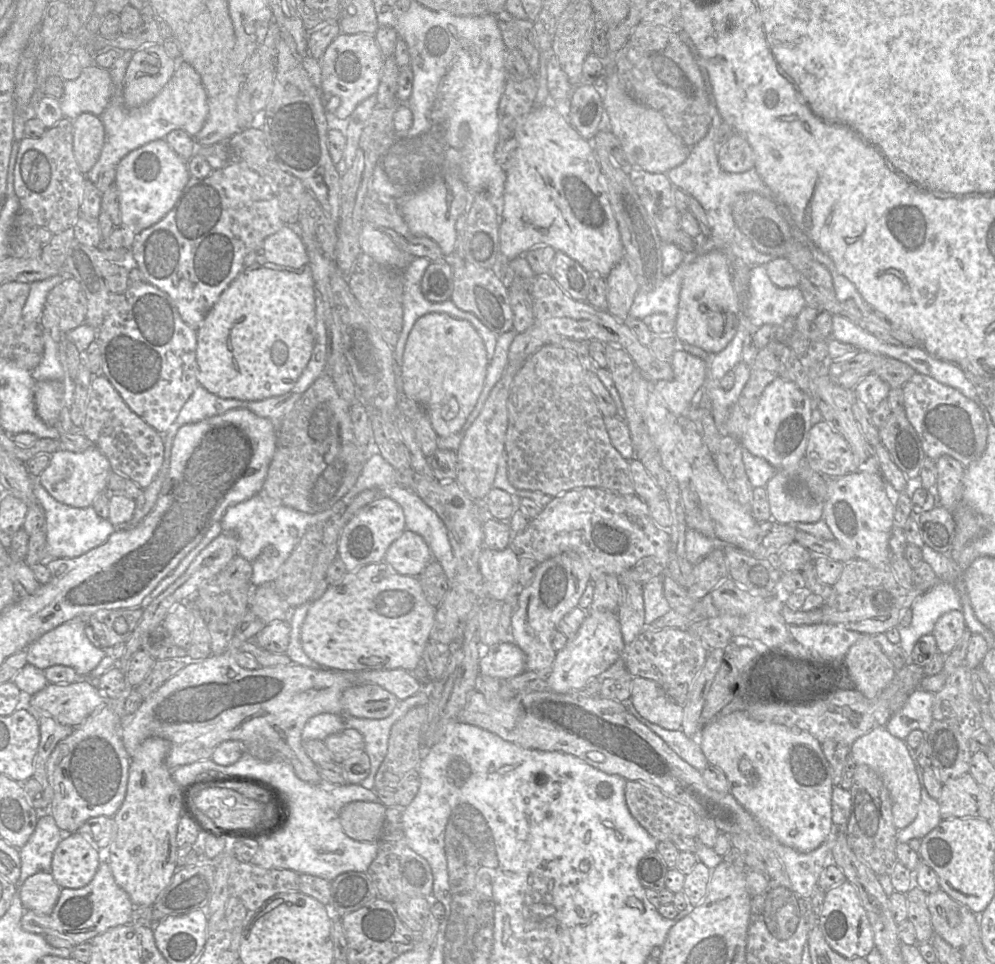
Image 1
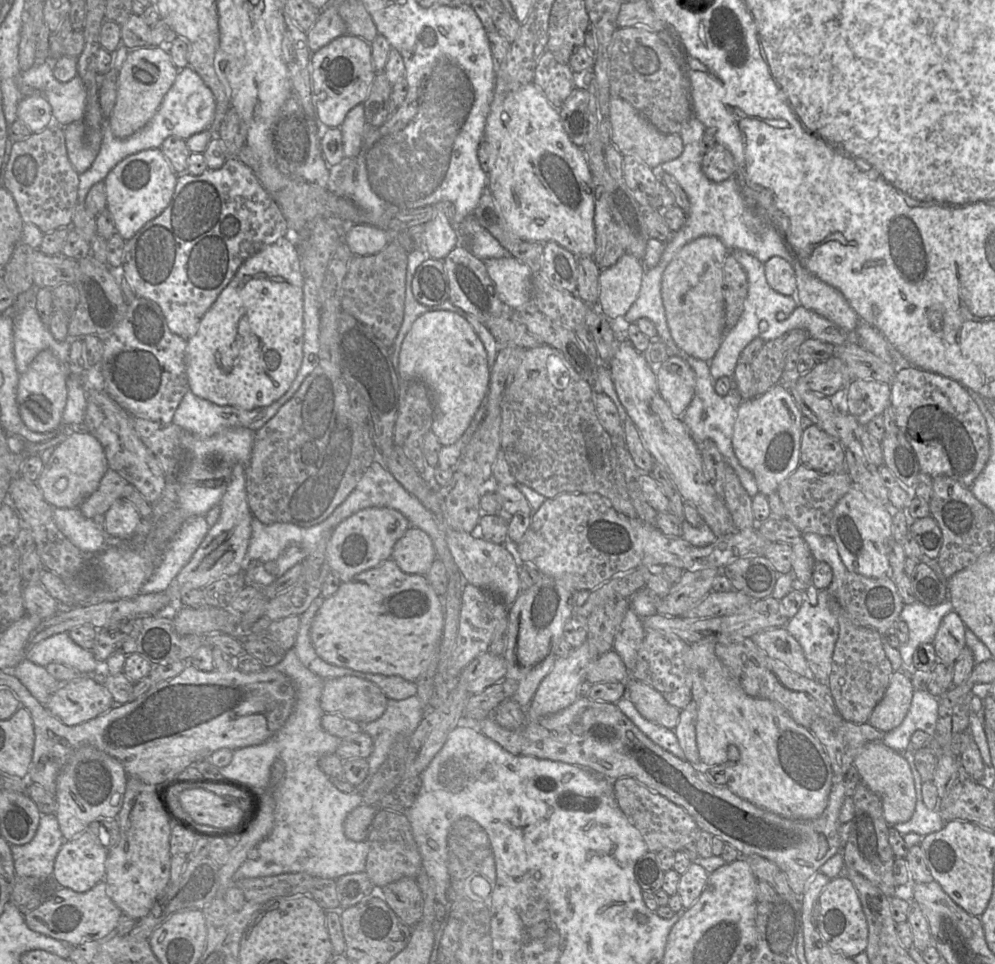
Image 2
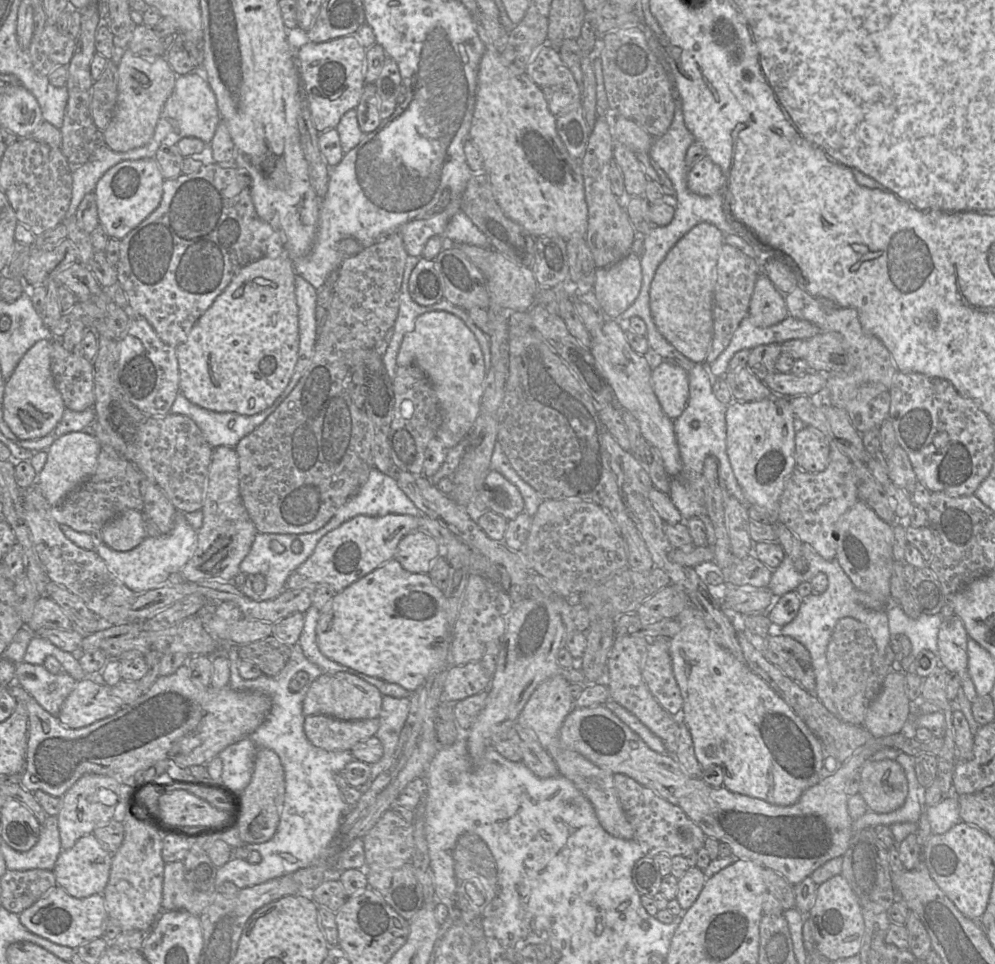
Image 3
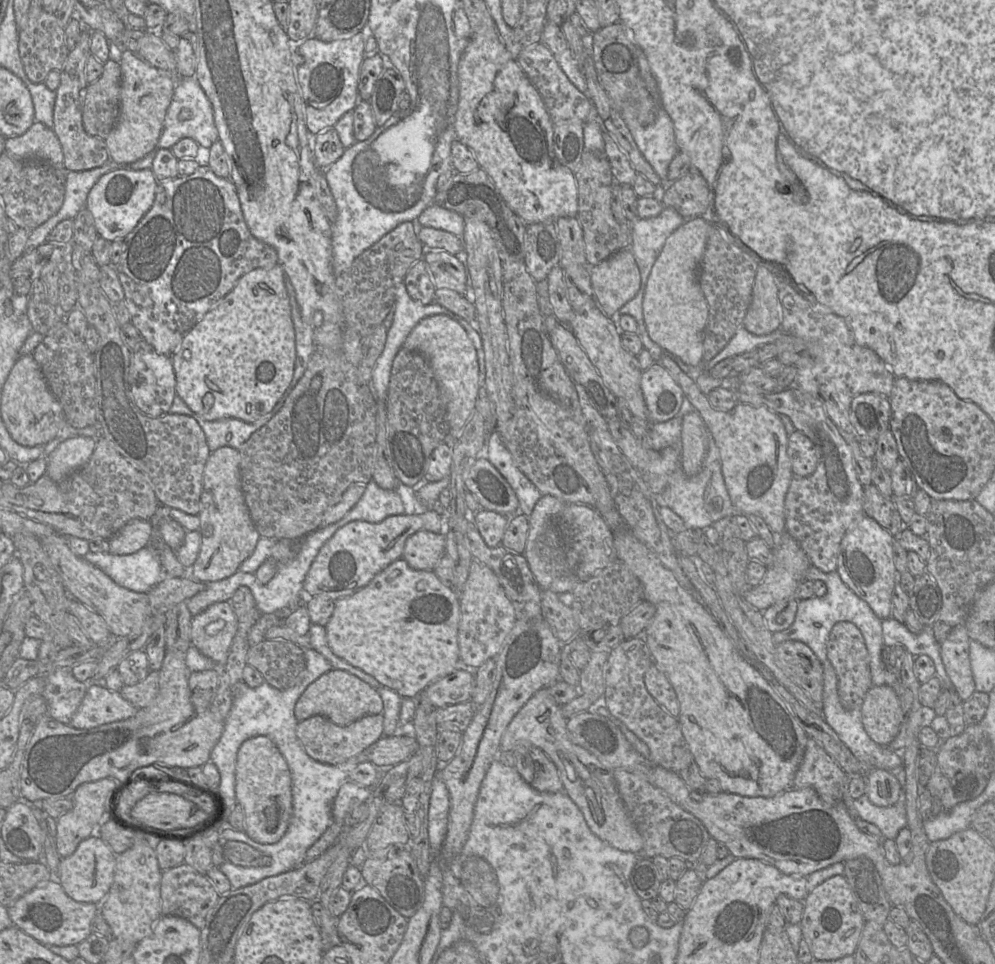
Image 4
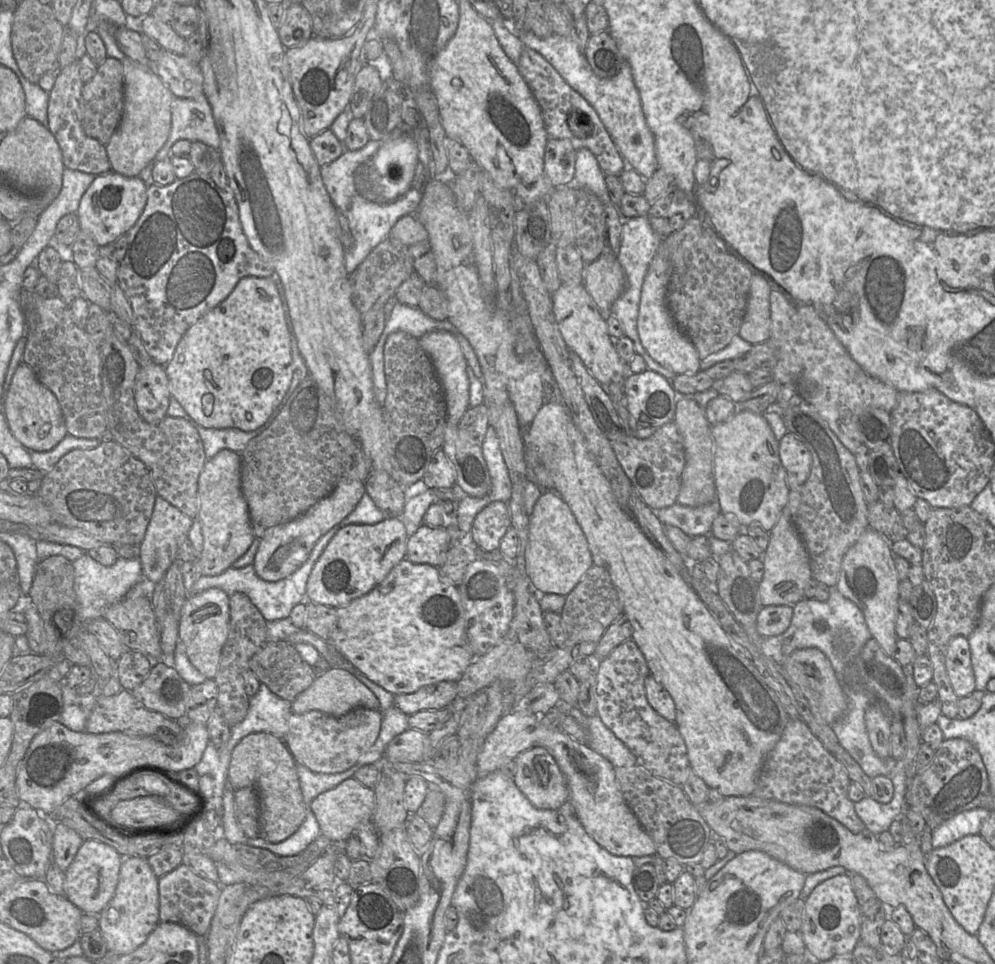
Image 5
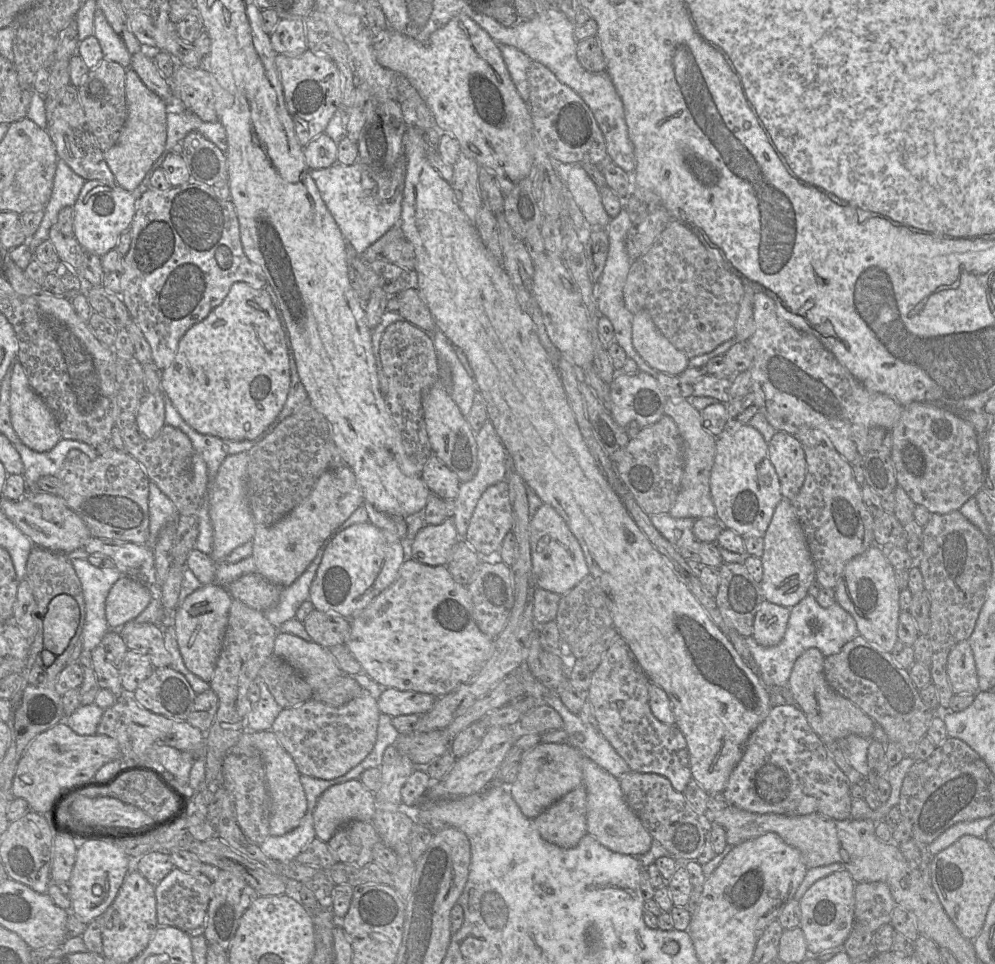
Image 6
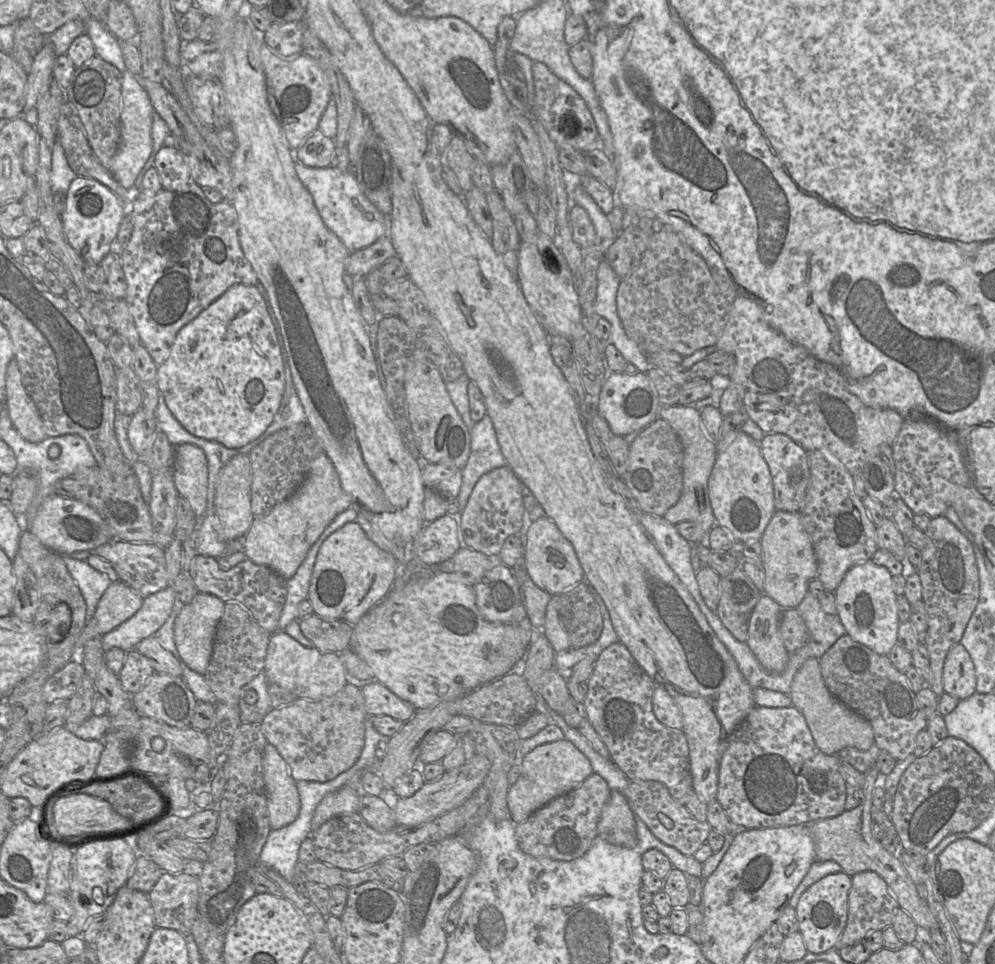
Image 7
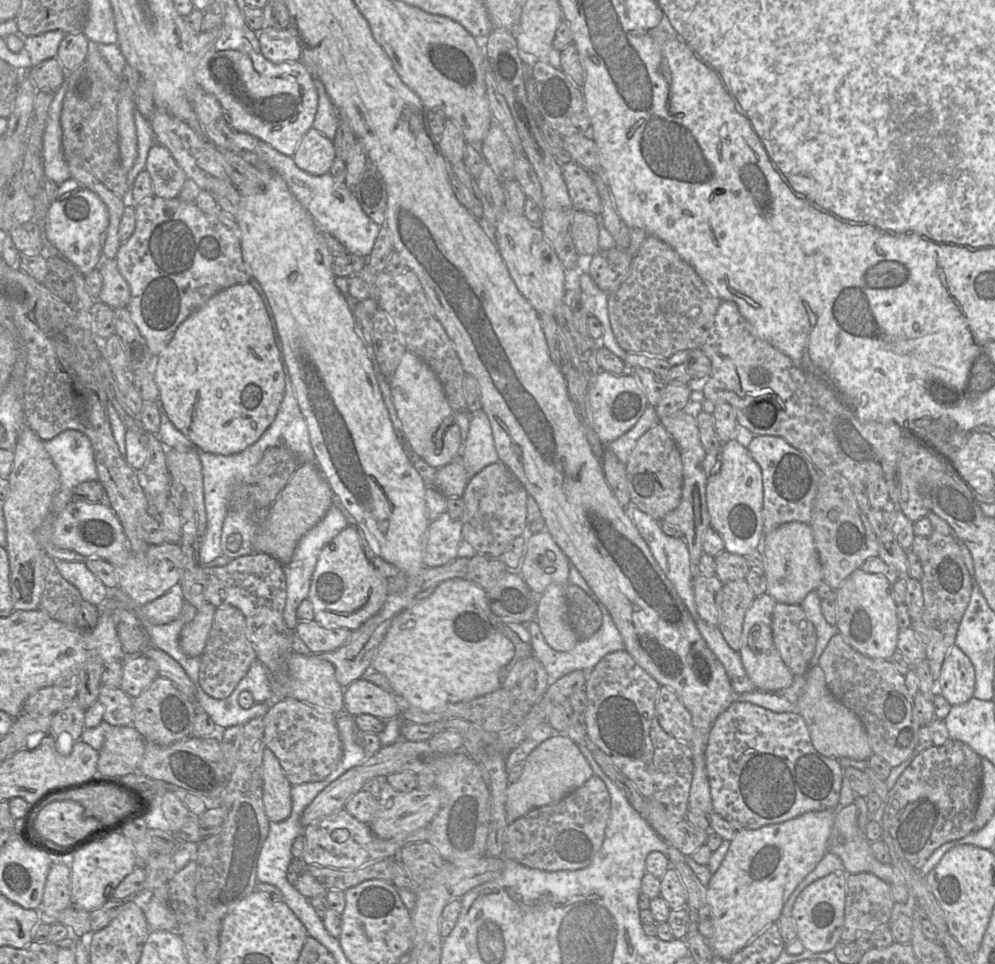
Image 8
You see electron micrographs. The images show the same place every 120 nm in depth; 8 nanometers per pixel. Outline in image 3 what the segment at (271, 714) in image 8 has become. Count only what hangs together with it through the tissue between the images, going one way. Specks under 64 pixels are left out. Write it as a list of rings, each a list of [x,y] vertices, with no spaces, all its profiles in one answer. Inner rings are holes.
[[[310,715],[304,720],[304,733],[310,743],[326,751],[349,751],[352,747],[375,736],[379,717],[343,721],[327,715]]]

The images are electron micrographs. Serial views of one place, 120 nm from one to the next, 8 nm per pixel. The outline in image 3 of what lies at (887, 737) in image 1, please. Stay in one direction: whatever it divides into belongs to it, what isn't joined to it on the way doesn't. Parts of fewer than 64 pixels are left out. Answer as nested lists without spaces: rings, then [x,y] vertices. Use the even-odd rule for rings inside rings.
[[[896,760],[866,761],[860,769],[859,793],[868,809],[886,814],[905,803],[908,780],[904,768]]]

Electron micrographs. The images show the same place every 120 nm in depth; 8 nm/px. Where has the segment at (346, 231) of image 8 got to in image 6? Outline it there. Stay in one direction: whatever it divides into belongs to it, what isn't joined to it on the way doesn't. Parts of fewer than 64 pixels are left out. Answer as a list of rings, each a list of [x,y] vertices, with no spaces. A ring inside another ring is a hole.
[[[406,159],[402,164],[383,171],[357,161],[351,165],[335,163],[327,168],[311,169],[310,175],[345,240],[359,254],[400,221]]]

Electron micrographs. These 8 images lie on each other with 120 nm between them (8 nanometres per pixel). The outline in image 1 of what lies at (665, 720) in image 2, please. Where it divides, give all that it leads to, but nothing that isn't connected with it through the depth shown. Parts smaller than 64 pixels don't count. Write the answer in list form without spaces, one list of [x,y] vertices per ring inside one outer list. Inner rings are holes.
[[[633,677],[630,699],[636,710],[649,722],[666,730],[680,730],[683,705],[671,700],[653,680]]]

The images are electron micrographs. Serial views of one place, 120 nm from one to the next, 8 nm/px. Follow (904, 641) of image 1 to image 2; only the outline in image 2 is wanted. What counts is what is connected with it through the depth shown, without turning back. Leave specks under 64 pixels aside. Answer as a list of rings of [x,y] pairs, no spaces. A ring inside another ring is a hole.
[[[949,599],[934,607],[919,601],[904,605],[900,620],[908,625],[908,641],[898,649],[905,666],[913,667],[913,655],[917,647],[922,643],[933,643],[942,618],[951,611],[953,606]]]

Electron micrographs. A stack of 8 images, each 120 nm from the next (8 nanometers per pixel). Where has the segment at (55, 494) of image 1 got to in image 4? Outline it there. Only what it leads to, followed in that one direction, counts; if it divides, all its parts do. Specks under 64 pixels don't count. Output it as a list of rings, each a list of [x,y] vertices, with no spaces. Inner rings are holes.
[[[85,436],[63,441],[47,457],[46,474],[55,482],[62,481],[89,461],[95,443],[92,437]]]

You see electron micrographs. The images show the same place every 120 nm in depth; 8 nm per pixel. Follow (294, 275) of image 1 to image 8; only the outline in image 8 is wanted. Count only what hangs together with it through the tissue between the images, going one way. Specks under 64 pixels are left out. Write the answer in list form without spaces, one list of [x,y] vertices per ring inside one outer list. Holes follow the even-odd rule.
[[[249,284],[221,290],[195,310],[176,329],[153,365],[161,401],[172,424],[205,452],[236,454],[253,443],[275,419],[285,394],[285,375],[264,304]]]

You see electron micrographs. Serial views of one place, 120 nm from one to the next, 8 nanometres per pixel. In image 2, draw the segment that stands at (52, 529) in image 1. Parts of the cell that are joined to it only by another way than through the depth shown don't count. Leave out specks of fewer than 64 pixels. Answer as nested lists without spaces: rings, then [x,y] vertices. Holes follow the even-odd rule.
[[[53,508],[53,517],[61,533],[80,550],[96,555],[106,547],[105,530],[100,530],[79,508]]]

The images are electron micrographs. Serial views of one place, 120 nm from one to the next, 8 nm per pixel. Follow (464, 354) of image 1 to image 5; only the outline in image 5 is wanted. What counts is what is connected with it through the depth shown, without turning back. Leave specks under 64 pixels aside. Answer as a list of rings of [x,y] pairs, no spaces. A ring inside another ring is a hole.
[[[446,331],[428,332],[419,339],[432,360],[446,403],[446,419],[459,424],[469,408],[468,366],[457,339]]]

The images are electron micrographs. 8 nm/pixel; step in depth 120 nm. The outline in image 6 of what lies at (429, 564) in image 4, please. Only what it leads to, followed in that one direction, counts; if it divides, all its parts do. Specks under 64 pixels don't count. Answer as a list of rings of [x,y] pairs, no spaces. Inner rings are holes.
[[[453,518],[438,525],[425,524],[409,546],[408,558],[430,566],[446,566],[456,543]]]

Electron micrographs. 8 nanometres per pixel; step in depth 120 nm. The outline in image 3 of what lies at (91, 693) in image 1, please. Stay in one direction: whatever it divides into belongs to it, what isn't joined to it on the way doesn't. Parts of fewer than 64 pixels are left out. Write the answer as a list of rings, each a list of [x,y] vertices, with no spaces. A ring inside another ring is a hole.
[[[81,680],[62,704],[58,719],[68,728],[80,729],[115,715],[122,707],[111,694],[111,687],[90,680]]]

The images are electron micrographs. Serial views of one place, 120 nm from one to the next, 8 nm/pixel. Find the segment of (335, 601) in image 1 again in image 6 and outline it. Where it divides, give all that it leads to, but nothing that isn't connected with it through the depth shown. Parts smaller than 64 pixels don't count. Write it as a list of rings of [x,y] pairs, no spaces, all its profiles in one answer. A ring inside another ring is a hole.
[[[412,558],[406,559],[398,573],[395,581],[379,594],[366,608],[357,613],[350,620],[350,633],[346,646],[360,663],[364,673],[382,687],[395,688],[400,691],[415,691],[431,694],[440,698],[460,684],[467,682],[475,676],[485,665],[491,655],[493,639],[489,638],[478,628],[472,616],[472,601],[467,586],[457,583],[446,566],[430,566],[419,563]]]

